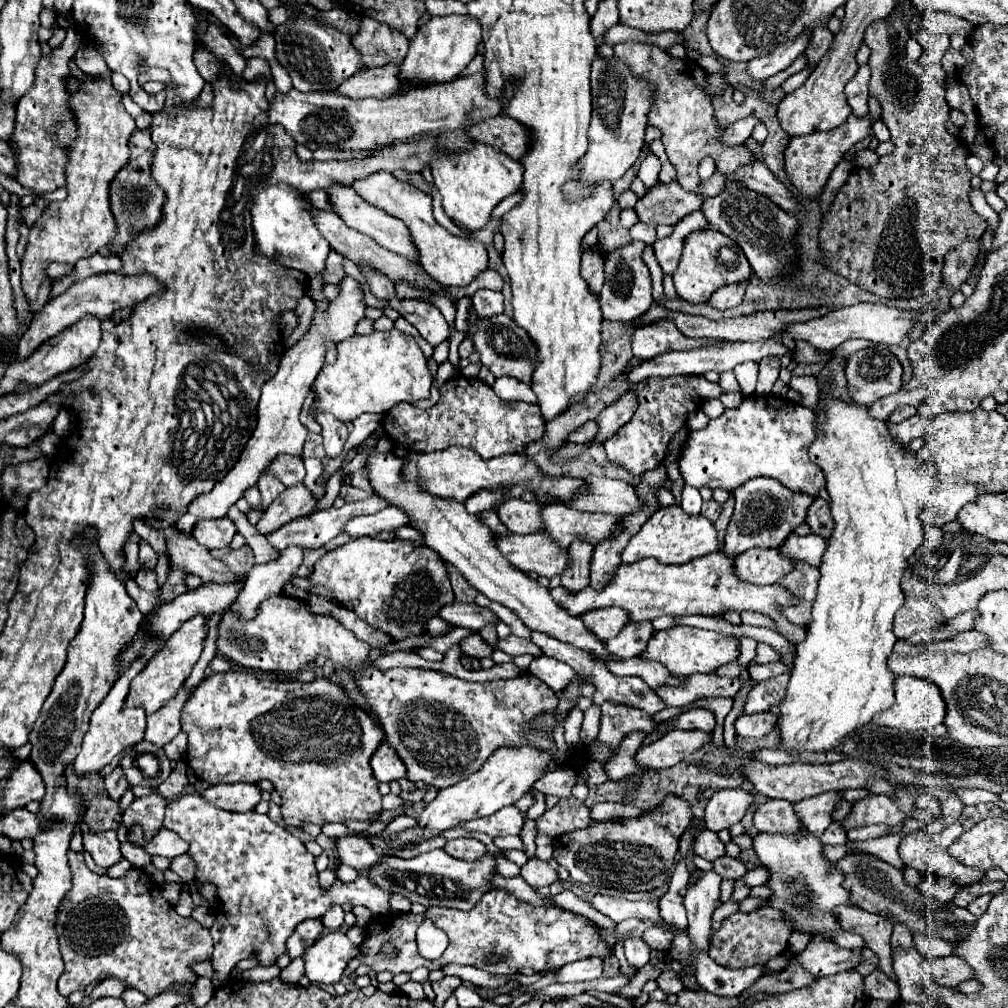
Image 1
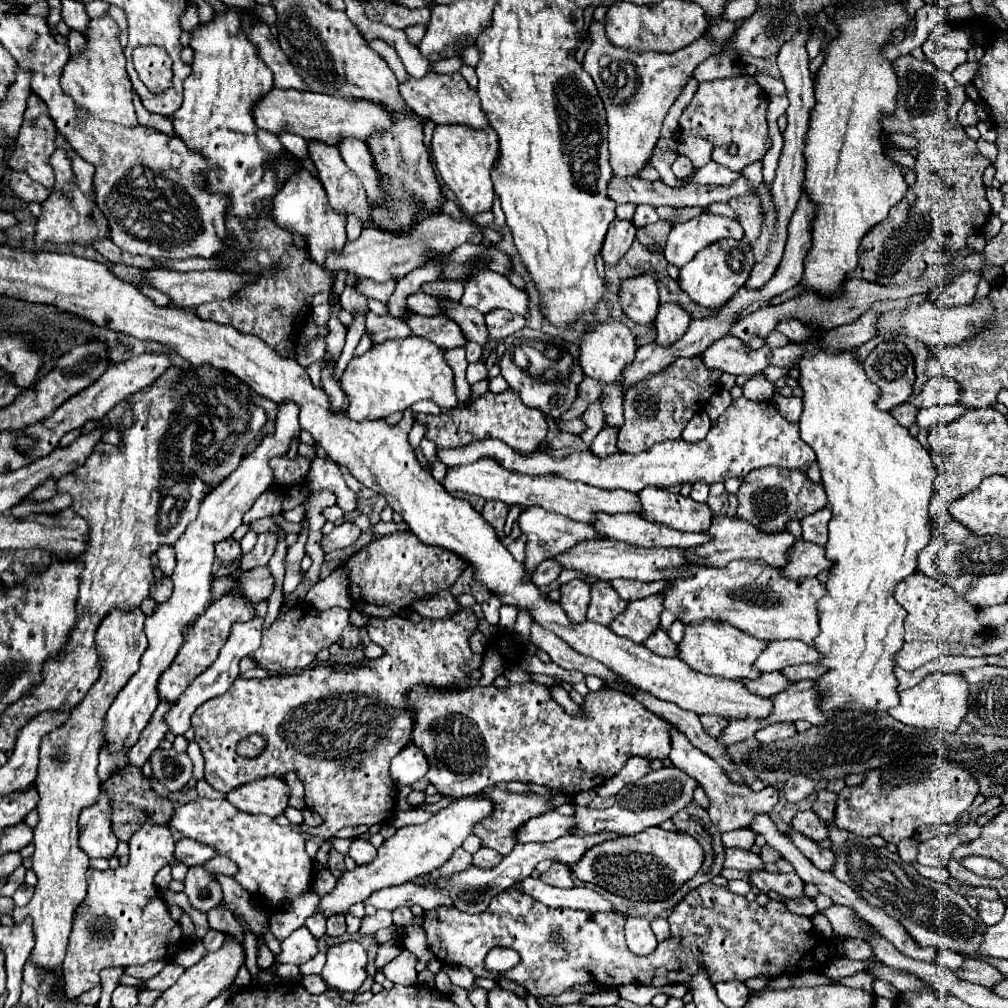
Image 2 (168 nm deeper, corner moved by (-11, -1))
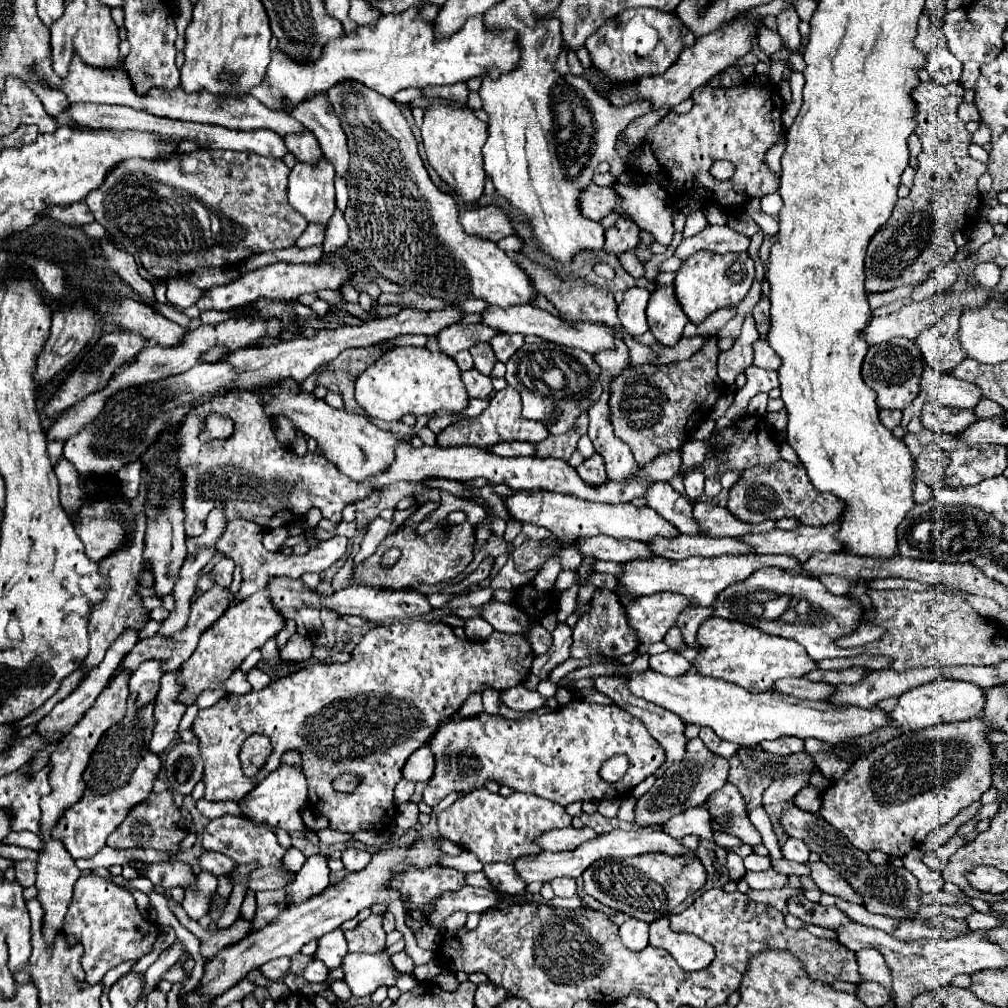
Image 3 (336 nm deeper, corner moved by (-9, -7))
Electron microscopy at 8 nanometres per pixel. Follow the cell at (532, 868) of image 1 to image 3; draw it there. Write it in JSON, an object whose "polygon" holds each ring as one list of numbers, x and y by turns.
{"polygon":[[554,879,552,889,556,897,570,897,570,895,576,895,576,881,574,879]]}

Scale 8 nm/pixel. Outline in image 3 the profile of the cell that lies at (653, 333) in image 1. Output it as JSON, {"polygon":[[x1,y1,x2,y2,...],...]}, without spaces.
{"polygon":[[656,283,656,289,650,295,646,317,650,331,662,345,674,345,682,337,682,329,688,323,688,317,684,315,672,285,660,285]]}

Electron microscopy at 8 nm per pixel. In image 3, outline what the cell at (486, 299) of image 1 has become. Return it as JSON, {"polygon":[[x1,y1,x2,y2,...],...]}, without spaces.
{"polygon":[[502,333,502,335,496,335,494,339,490,339,490,345,492,345,498,361,506,363,524,345,524,335]]}

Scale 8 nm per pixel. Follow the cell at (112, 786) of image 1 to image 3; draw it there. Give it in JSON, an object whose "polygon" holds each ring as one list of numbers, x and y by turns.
{"polygon":[[166,673,162,675,162,687,158,691,156,697,156,707,154,707,154,715,156,715,156,729,154,729,154,737,150,741,150,751,160,755,174,739,180,719,186,711,184,703,178,703,178,695,182,691,182,683,178,683,178,675,176,673]]}

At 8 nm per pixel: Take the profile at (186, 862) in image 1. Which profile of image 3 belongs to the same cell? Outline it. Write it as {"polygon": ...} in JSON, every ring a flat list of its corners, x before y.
{"polygon":[[258,867,256,871,250,873,250,889,252,891,284,889,292,881,294,881,294,875,290,875,290,879,286,879,286,875,282,875,282,871,274,871,274,867]]}

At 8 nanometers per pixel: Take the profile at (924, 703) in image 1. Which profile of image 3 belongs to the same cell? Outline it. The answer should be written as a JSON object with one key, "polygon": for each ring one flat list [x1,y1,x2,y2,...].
{"polygon":[[934,679,922,687,914,687,906,691,906,695,900,695,900,701,896,709,890,713,890,717,902,727,910,731,918,731,918,729,926,729,938,723,974,719,982,713,984,703,986,703,984,691,974,683,958,681,958,679]]}

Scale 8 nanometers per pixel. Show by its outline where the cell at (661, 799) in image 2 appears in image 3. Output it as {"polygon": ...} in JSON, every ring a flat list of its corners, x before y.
{"polygon":[[690,739,686,743,686,759,682,759,682,763,674,763,672,765,672,773,656,779,656,785,652,785,652,789,638,799,636,803,636,825,640,827,654,827,654,825,662,825,666,823,672,815,684,813,686,809,692,809,700,803,704,803,714,791,718,791,720,787,726,785,728,781,728,769,730,763,722,757,718,759,710,759,710,751,708,747,704,747,702,739]]}

